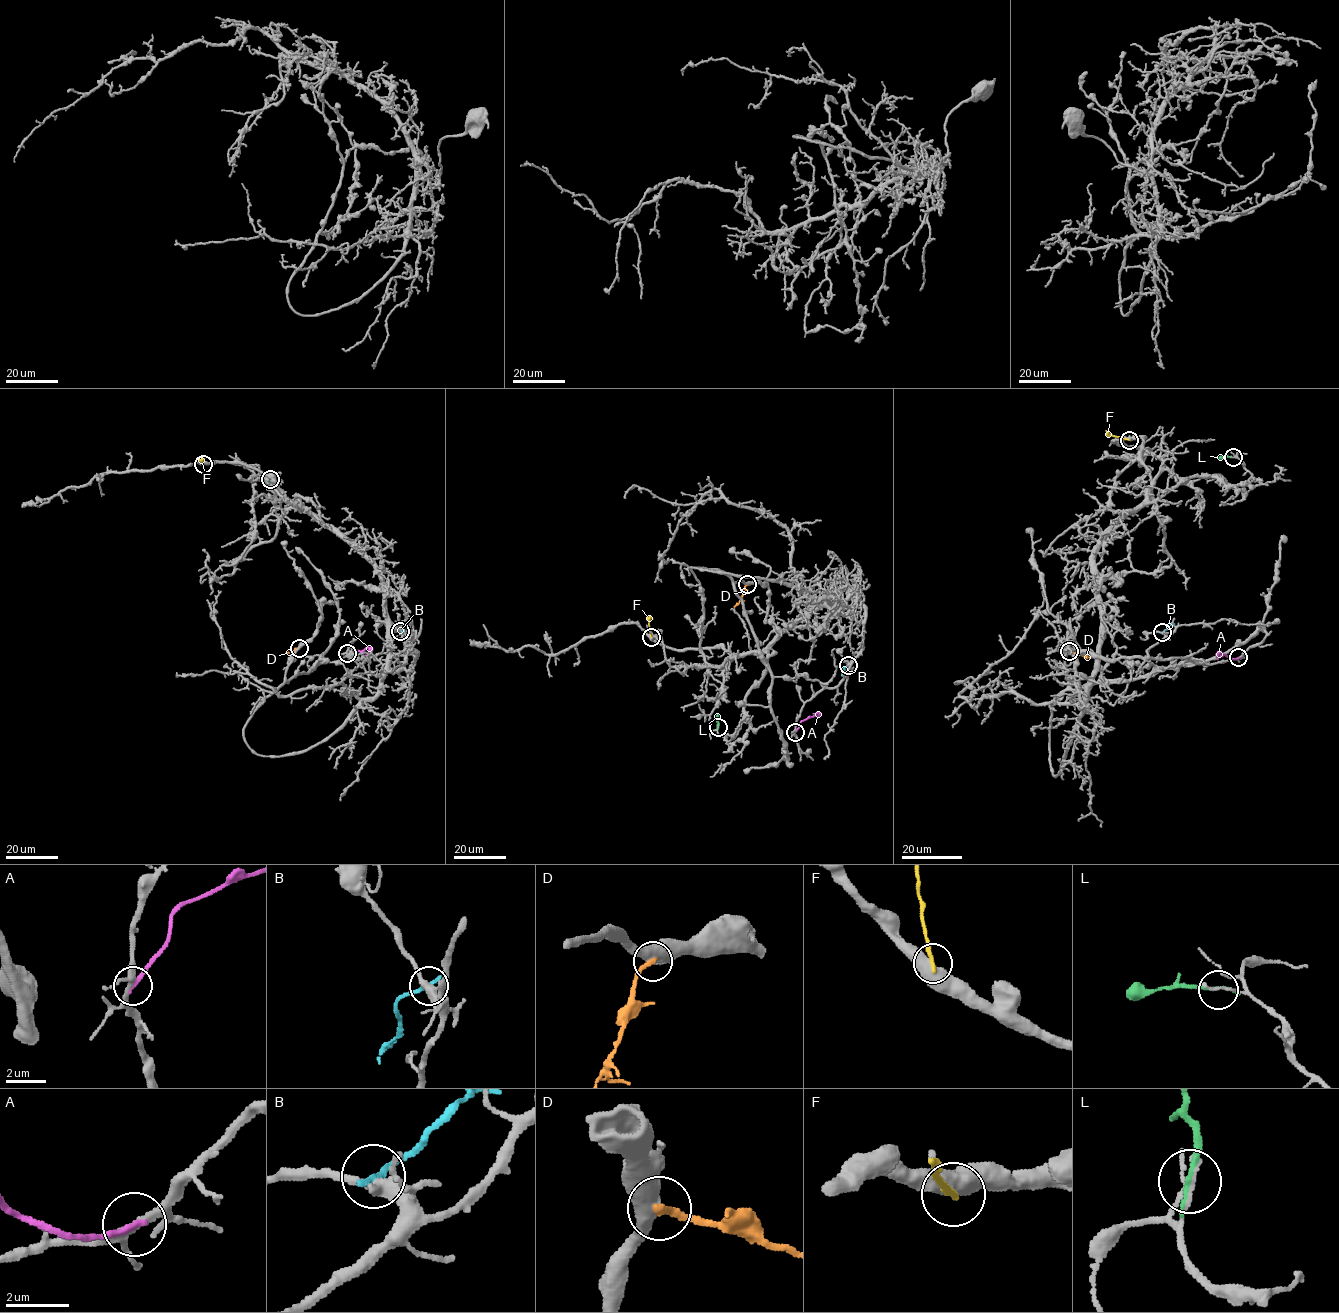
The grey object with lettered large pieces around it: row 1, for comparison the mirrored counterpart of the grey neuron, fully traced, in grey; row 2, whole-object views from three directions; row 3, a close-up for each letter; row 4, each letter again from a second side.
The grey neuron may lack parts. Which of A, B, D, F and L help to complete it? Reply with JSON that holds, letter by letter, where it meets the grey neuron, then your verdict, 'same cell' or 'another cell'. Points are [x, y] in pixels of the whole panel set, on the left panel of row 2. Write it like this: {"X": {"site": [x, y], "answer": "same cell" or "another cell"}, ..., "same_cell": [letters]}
{"A": {"site": [347, 653], "answer": "another cell"}, "B": {"site": [400, 631], "answer": "another cell"}, "D": {"site": [299, 648], "answer": "another cell"}, "F": {"site": [203, 464], "answer": "another cell"}, "L": {"site": [270, 479], "answer": "another cell"}, "same_cell": []}

